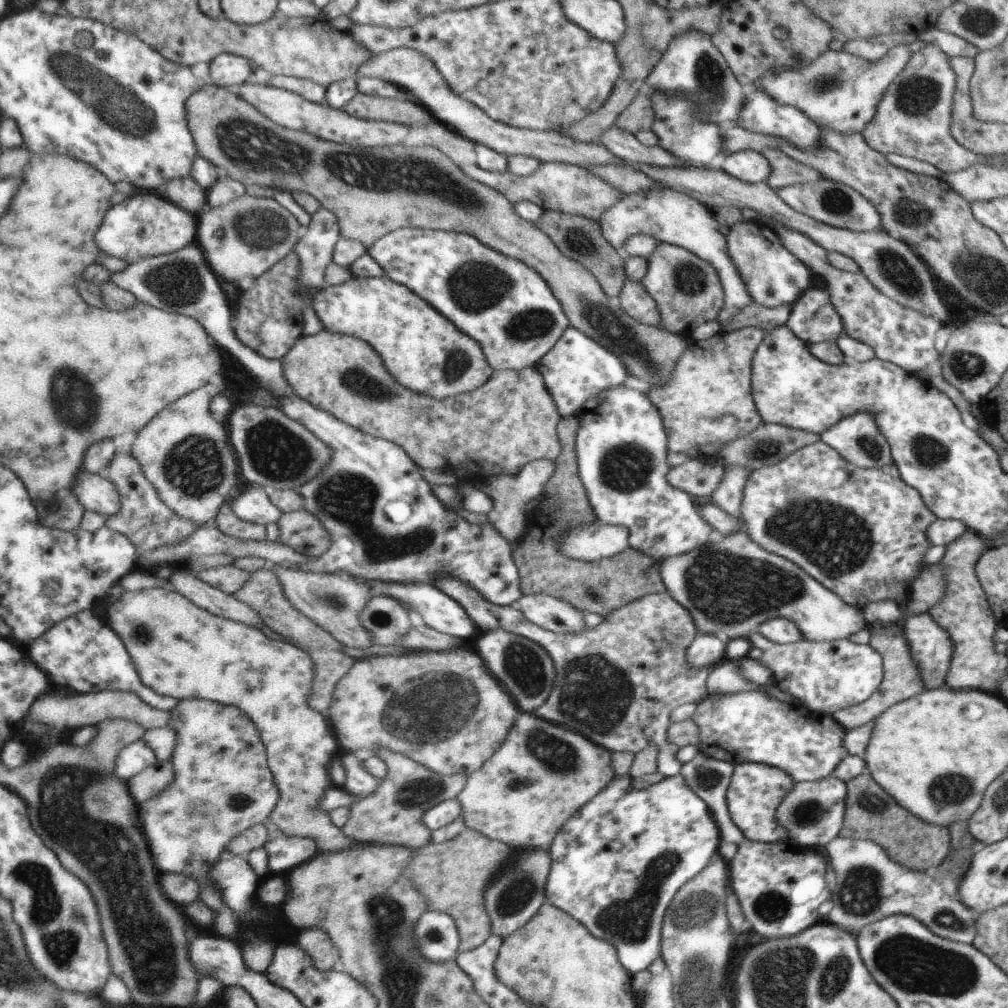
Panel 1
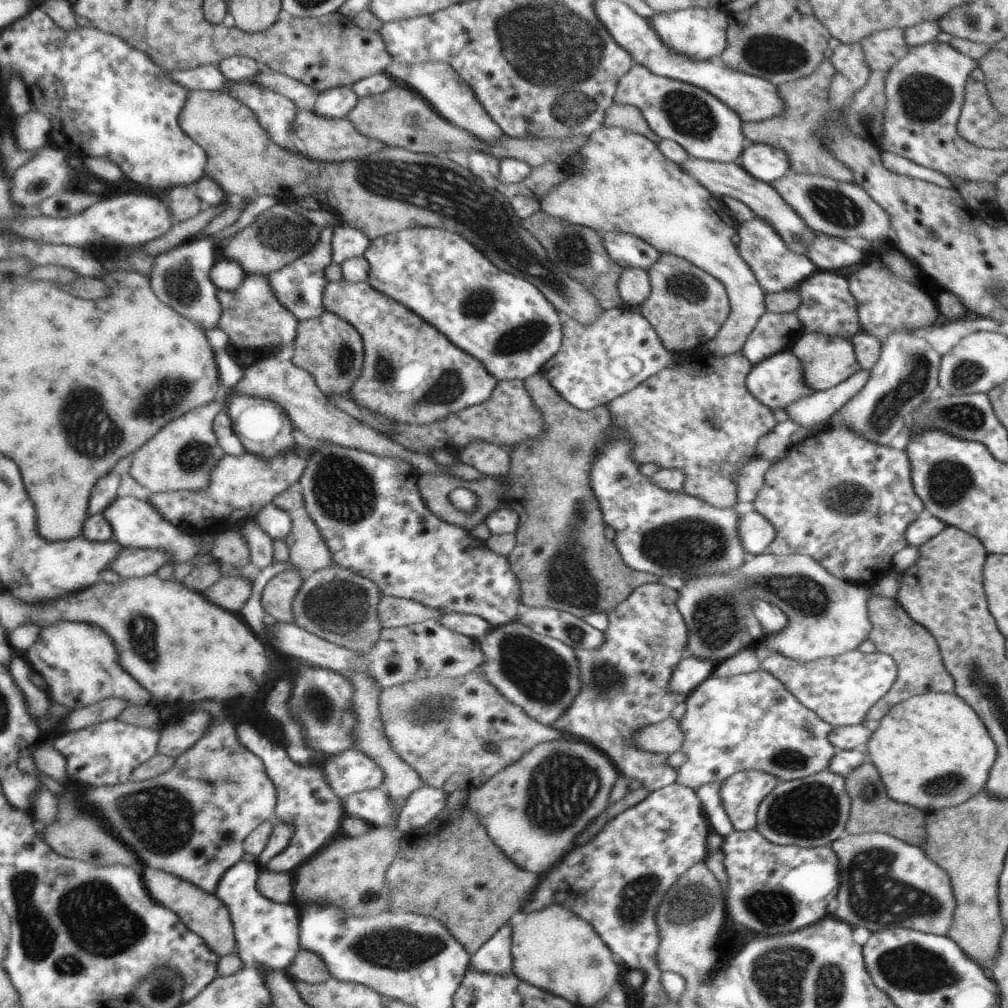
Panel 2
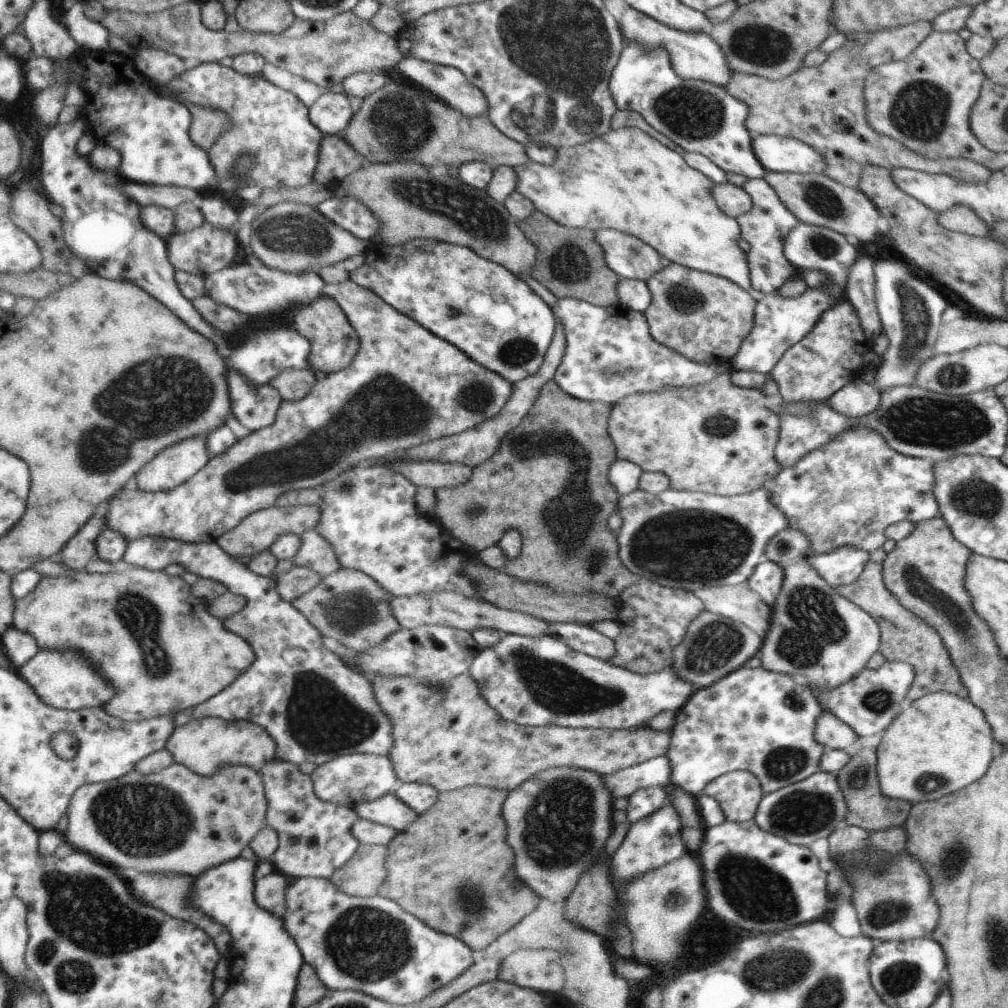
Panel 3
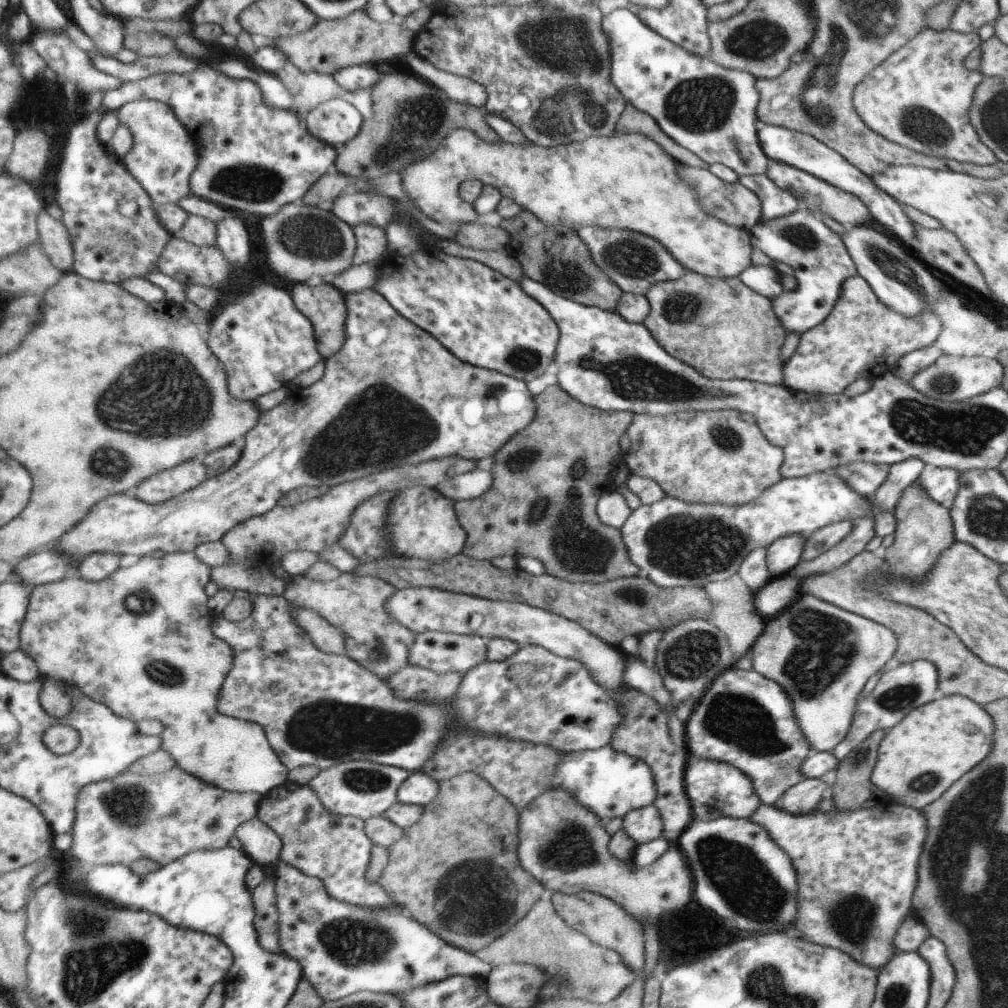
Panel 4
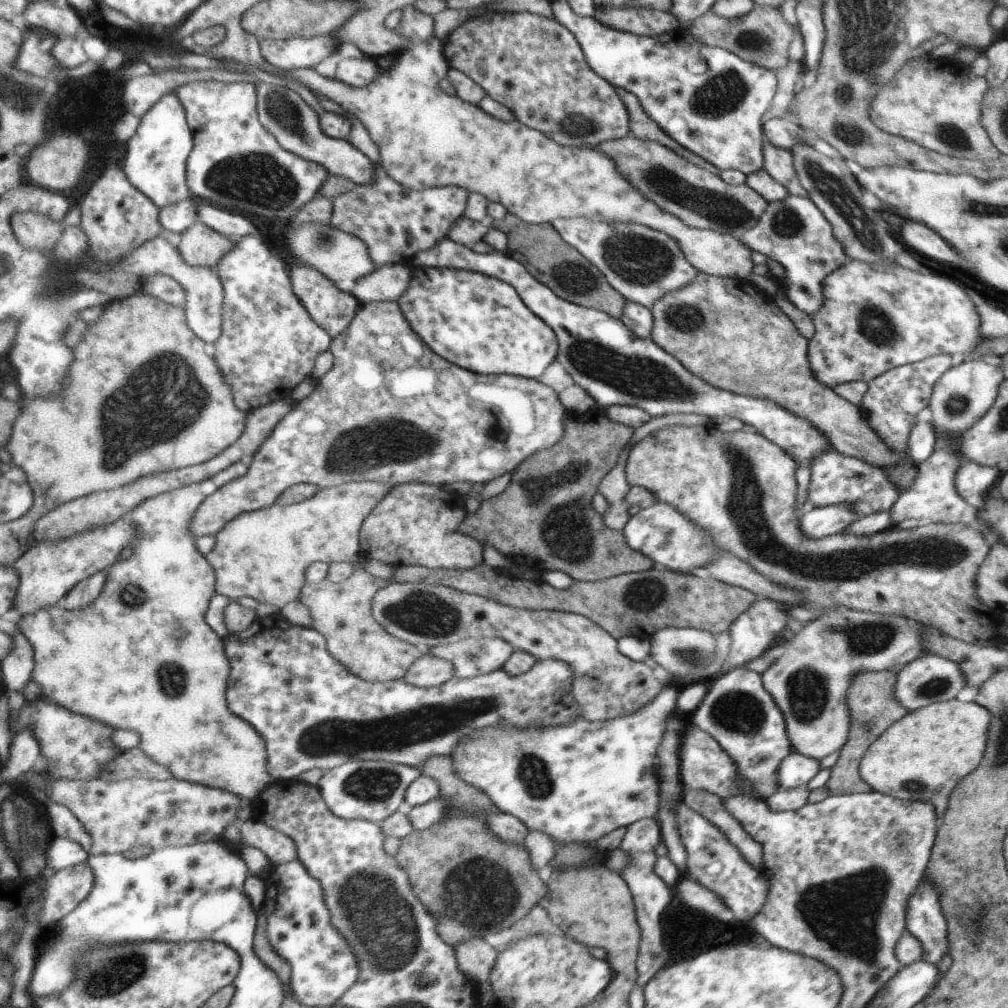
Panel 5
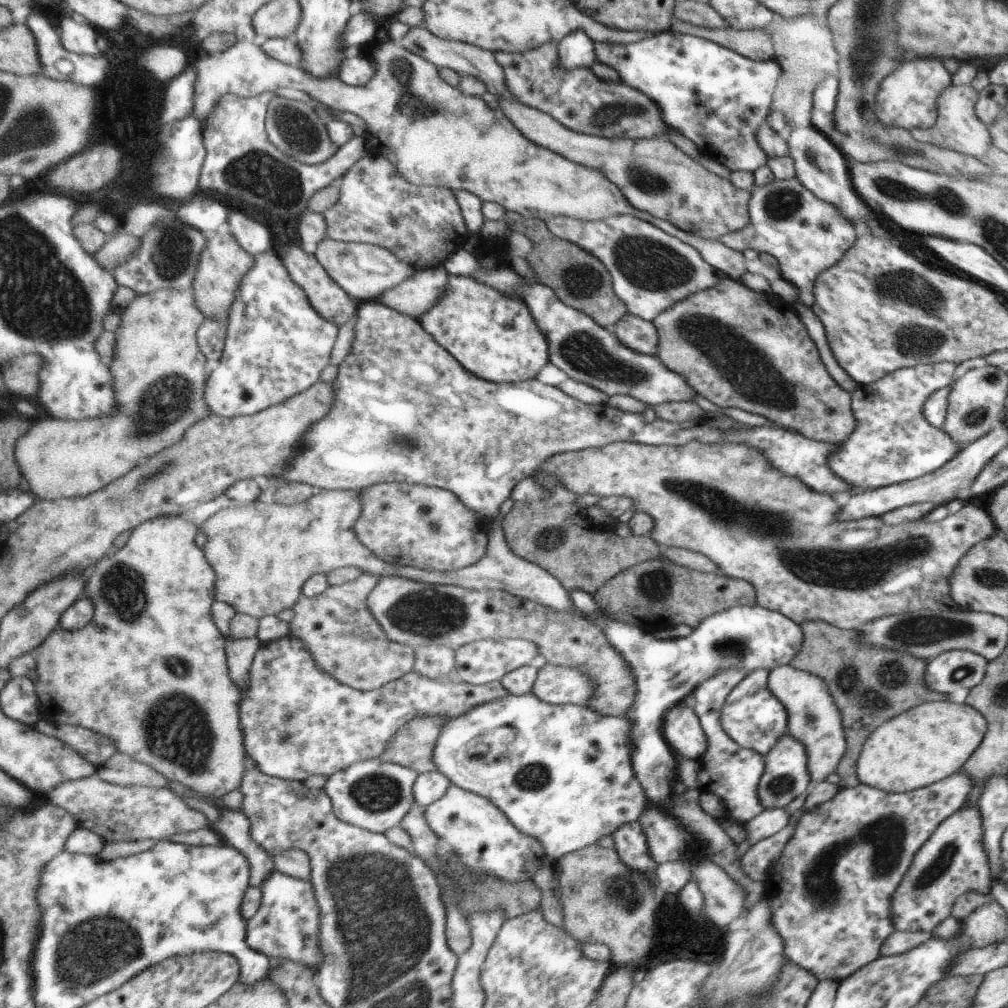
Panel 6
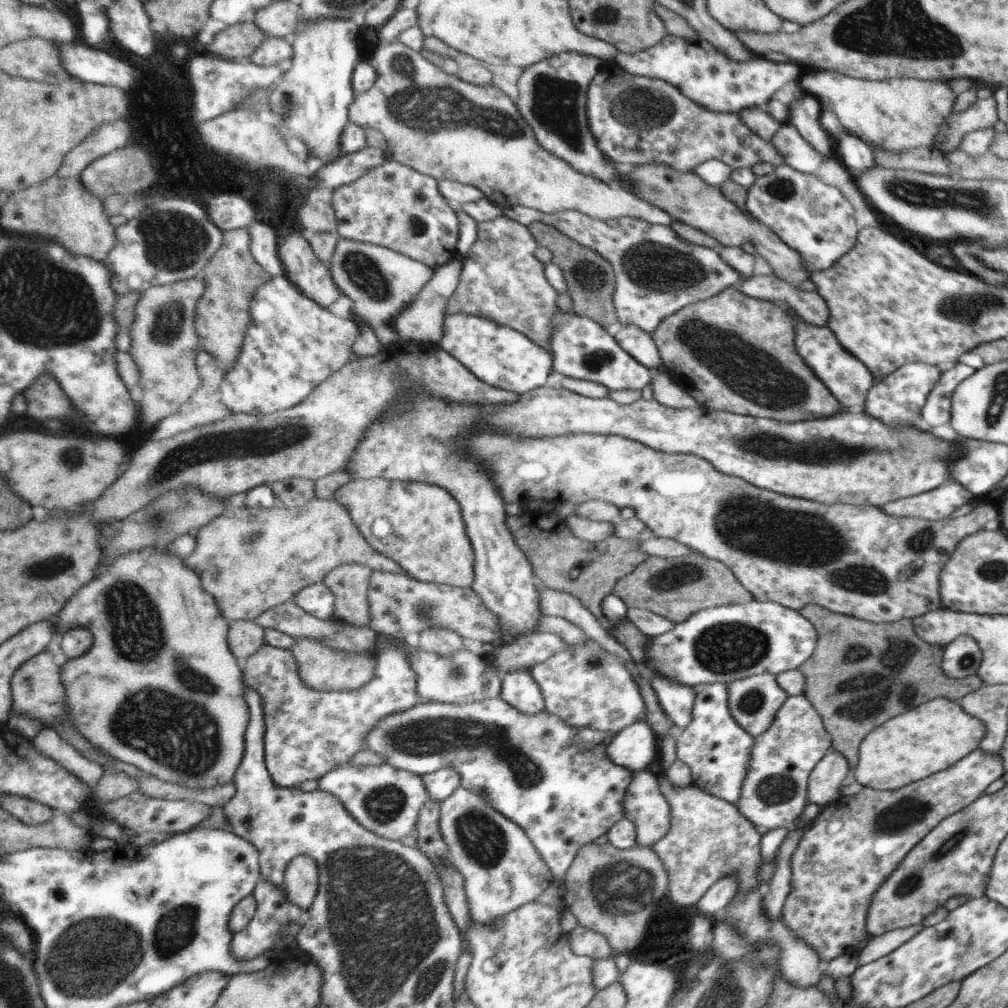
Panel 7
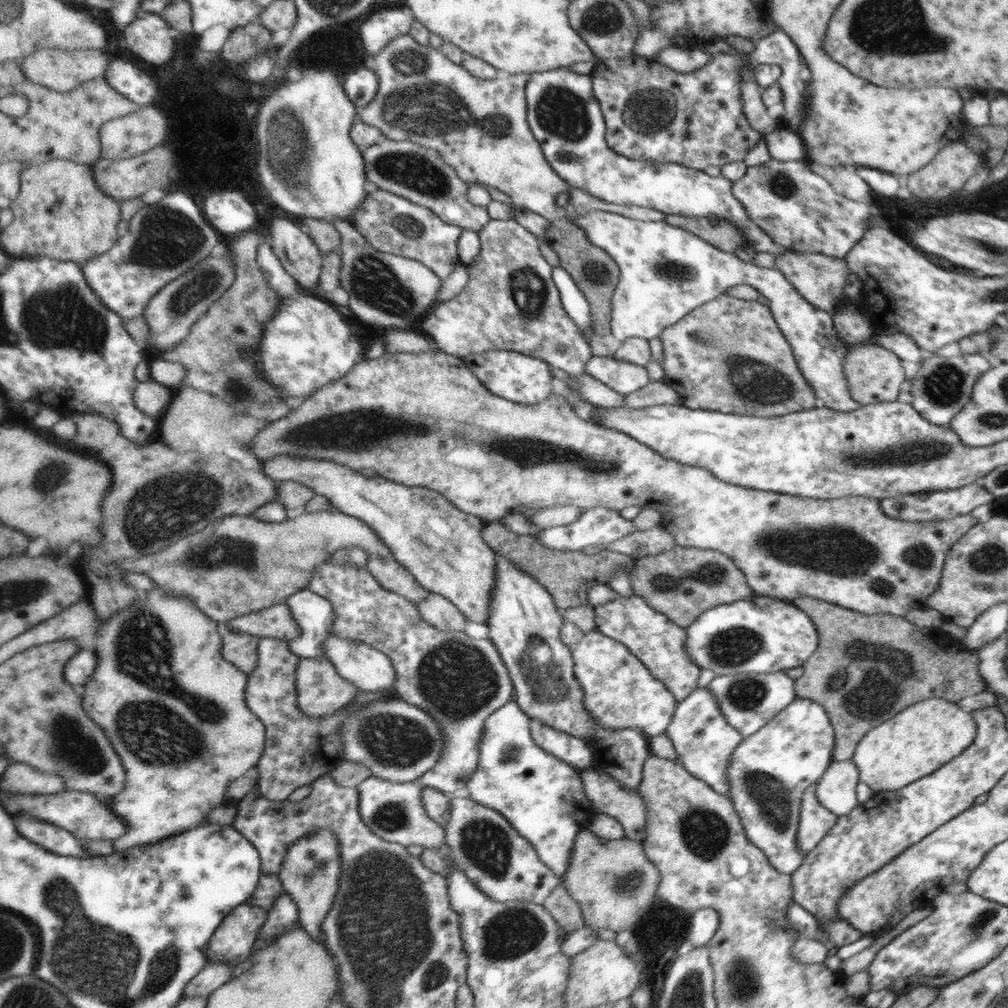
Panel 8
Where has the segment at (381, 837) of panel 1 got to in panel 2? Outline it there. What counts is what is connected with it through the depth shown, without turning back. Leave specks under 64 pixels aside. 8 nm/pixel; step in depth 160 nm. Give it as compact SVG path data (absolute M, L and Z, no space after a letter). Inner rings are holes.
M337 565L306 577L294 600L296 624L311 634L363 655L371 652L383 634L379 622L382 590L371 579ZM347 669L341 672L348 677L354 684L354 701L352 702L354 714L358 719L358 723L354 728L354 745L351 749L364 752L367 756L382 768L385 774L385 782L383 788L388 794L394 806L401 811L406 806L407 799L414 794L415 791L429 786L423 780L423 777L414 770L414 768L392 747L392 744L386 734L386 728L382 722L382 714L380 712L380 694L383 686L376 681L367 671L356 671L355 669Z

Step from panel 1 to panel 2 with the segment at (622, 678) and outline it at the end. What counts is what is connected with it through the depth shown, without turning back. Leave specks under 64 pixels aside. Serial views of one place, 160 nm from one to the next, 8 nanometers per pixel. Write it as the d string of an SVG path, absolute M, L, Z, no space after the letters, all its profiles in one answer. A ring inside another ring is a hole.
M658 582L647 583L631 591L630 594L623 599L621 604L618 604L617 607L611 609L611 612L606 612L608 623L607 628L602 632L602 643L594 649L580 649L579 647L571 648L574 657L576 658L578 683L580 684L580 687L575 693L575 696L571 699L568 707L562 712L562 715L559 715L558 719L555 719L552 724L553 728L559 729L561 733L577 737L579 740L585 741L589 745L594 746L596 749L606 754L608 757L611 757L611 760L618 765L621 775L627 776L630 779L641 780L641 785L646 789L649 789L650 792L655 789L660 789L661 787L666 787L668 784L675 782L676 777L678 776L676 768L671 768L671 765L667 764L666 760L669 756L667 753L652 753L651 751L644 751L643 749L632 745L632 737L638 731L641 731L649 724L661 723L663 719L669 717L669 712L671 712L679 702L684 702L687 697L683 693L674 693L673 691L670 691L670 688L668 687L671 676L673 676L673 670L677 666L679 659L685 655L687 643L689 643L689 627L687 626L682 613L678 611L677 600L678 592L675 589L662 586Z

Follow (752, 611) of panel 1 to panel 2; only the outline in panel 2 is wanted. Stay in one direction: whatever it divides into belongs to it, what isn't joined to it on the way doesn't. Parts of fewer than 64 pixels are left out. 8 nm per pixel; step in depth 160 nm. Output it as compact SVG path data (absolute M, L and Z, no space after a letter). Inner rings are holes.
M769 552L758 555L745 553L744 556L745 562L729 569L727 575L715 572L714 575L689 577L683 580L683 587L676 590L678 611L689 627L685 654L711 659L715 666L743 647L754 646L747 627L747 616L751 614L749 598L762 599L777 606L788 618L786 628L773 637L764 636L755 645L757 650L769 647L771 651L800 661L842 654L857 649L870 634L866 605L869 598L896 599L899 592L901 573L894 569L885 573L873 586L862 588L833 578L817 562L805 556Z

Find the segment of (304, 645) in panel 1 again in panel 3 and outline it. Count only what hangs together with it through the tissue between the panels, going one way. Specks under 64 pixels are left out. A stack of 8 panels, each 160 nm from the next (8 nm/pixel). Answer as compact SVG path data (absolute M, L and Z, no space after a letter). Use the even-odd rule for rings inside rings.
M293 564L291 568L278 577L275 576L279 594L283 600L291 604L294 600L314 589L322 581L322 578L323 575L315 570L300 567L297 564Z

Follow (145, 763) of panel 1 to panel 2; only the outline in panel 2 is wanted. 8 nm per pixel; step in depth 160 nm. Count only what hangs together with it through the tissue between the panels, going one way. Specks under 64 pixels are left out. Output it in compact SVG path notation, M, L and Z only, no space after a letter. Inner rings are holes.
M111 720L85 730L55 734L55 746L67 756L71 778L77 778L77 781L83 778L80 781L84 783L91 783L89 780L93 780L93 786L125 784L131 780L135 768L141 767L158 753L164 726L160 722L155 728L145 728Z

